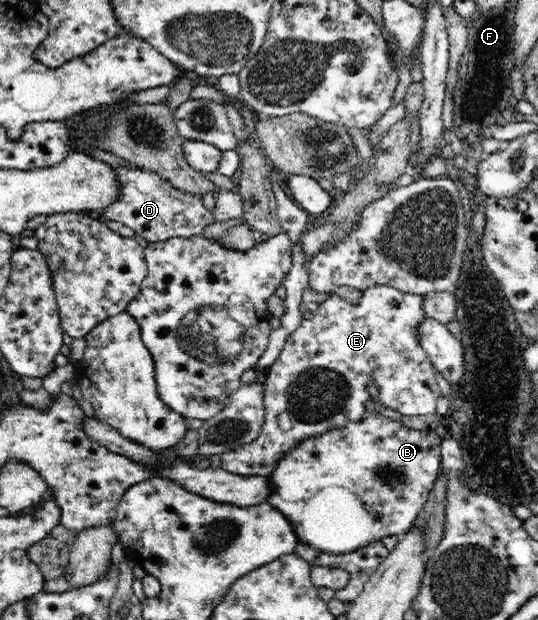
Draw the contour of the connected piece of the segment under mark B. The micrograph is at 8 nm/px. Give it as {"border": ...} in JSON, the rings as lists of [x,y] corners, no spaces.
{"border":[[[380,414],[349,422],[341,429],[304,440],[282,456],[280,464],[270,474],[274,492],[266,502],[289,519],[299,543],[330,554],[348,554],[387,536],[401,538],[422,512],[434,481],[442,472],[442,438],[440,431],[410,429],[402,421],[392,421]]]}

